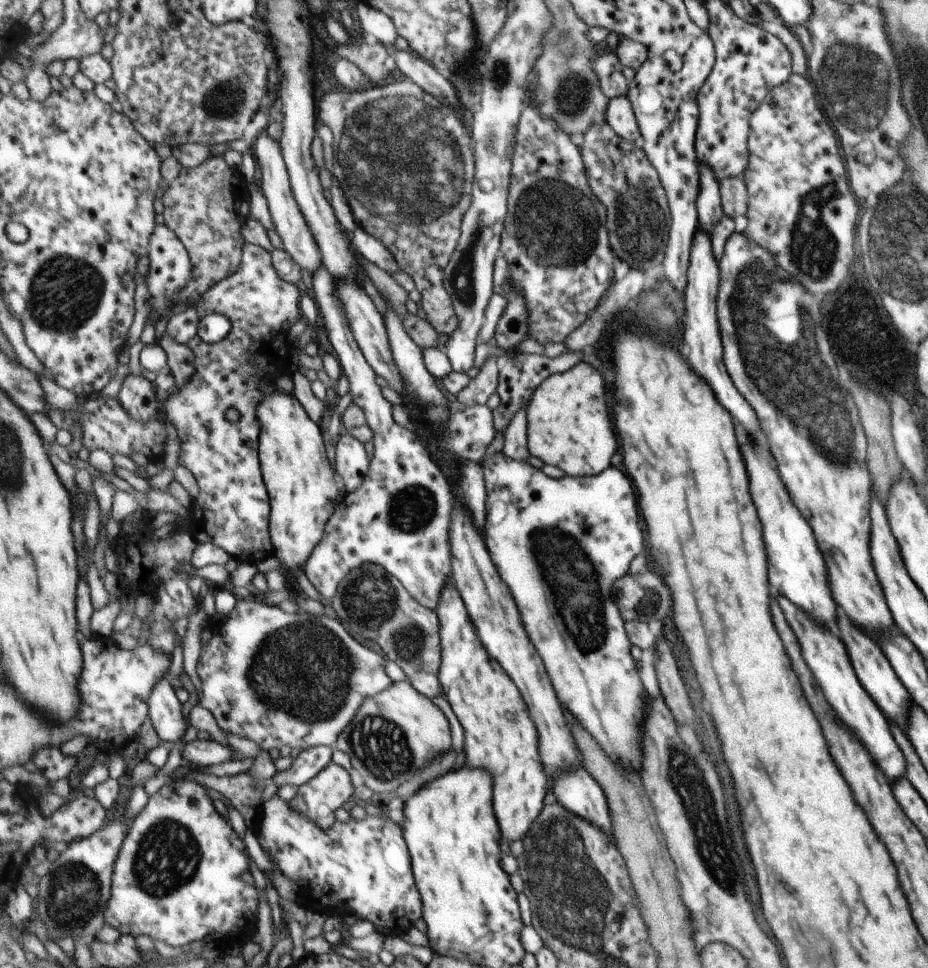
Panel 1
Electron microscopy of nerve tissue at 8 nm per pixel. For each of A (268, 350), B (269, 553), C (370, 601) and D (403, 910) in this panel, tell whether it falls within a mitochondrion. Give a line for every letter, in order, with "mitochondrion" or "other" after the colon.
A: other
B: other
C: mitochondrion
D: other

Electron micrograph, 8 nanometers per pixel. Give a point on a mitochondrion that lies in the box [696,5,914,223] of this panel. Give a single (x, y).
(857, 84)

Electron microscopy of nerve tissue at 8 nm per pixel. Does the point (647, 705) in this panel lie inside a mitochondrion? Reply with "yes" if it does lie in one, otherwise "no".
no

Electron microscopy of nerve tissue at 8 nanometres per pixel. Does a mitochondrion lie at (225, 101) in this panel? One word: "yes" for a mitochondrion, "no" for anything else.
yes

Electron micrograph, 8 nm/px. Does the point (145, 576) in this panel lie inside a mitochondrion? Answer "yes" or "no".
no

